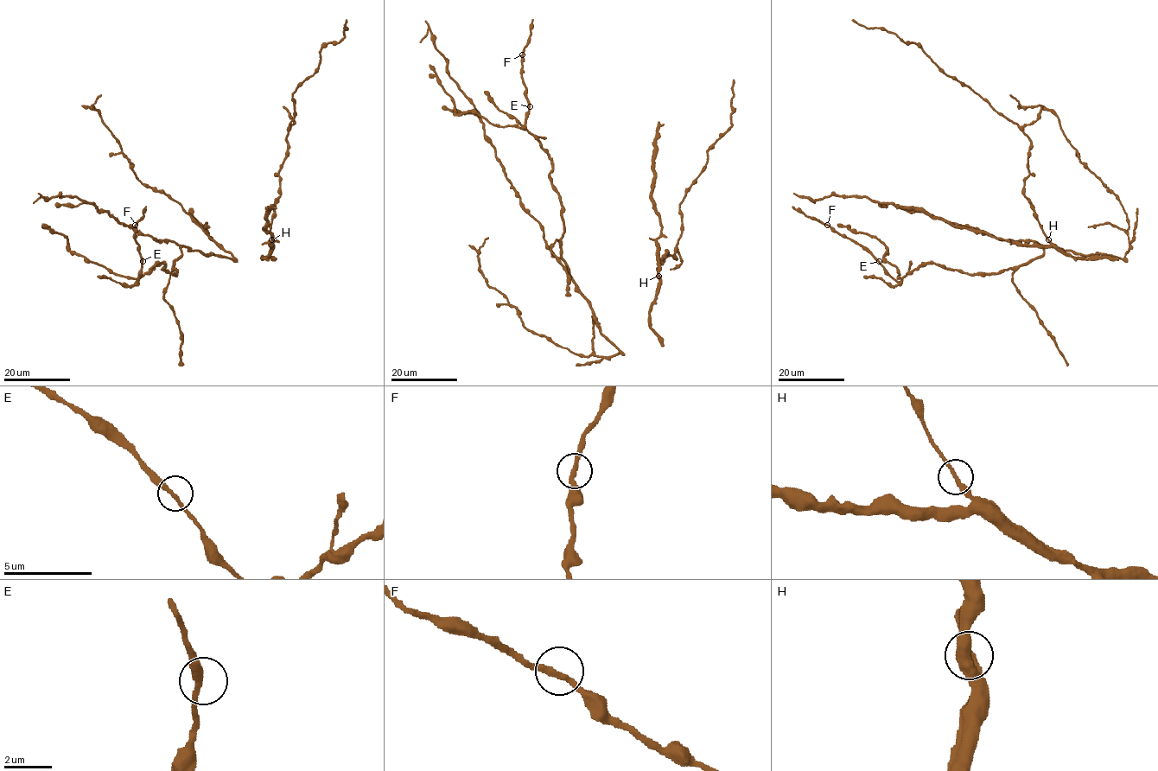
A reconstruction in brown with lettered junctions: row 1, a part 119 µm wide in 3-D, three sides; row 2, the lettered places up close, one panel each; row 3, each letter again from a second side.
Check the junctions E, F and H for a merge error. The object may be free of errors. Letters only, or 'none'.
none

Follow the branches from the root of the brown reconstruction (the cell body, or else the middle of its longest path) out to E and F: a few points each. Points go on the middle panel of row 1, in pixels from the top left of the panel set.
E: (623, 352), (601, 332), (590, 302), (562, 257), (560, 195), (550, 176), (549, 155), (524, 128), (530, 106)
F: (623, 352), (601, 332), (562, 257), (564, 226), (551, 161), (524, 128), (529, 102), (522, 54)

